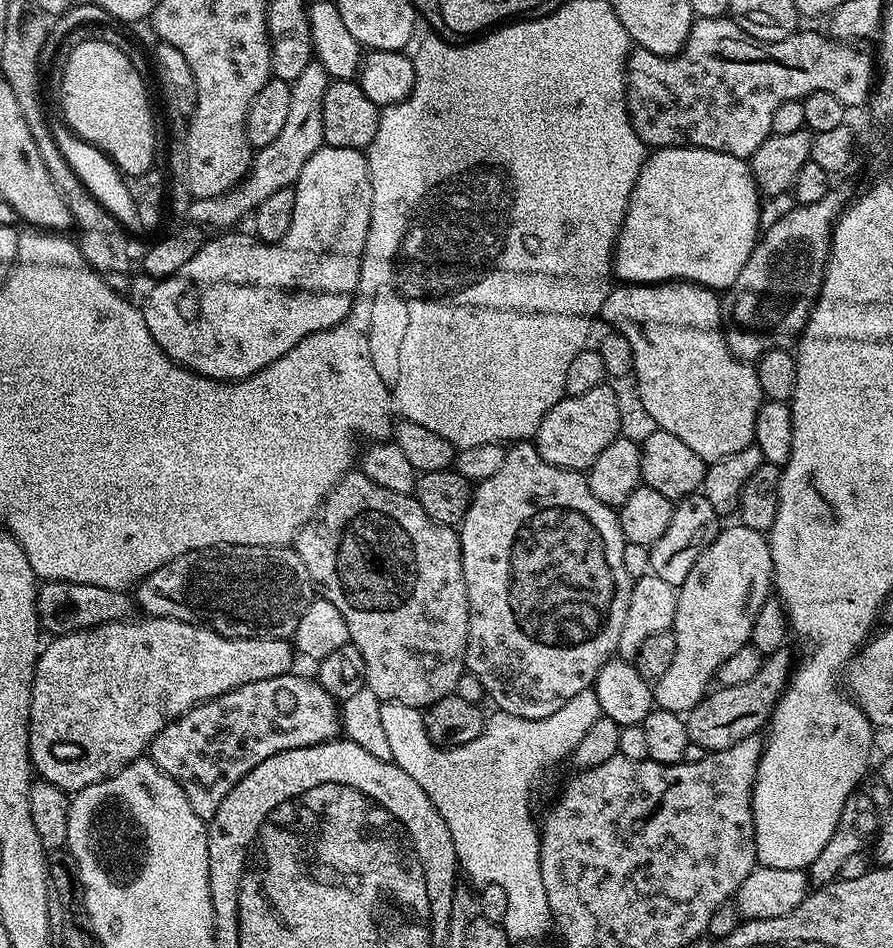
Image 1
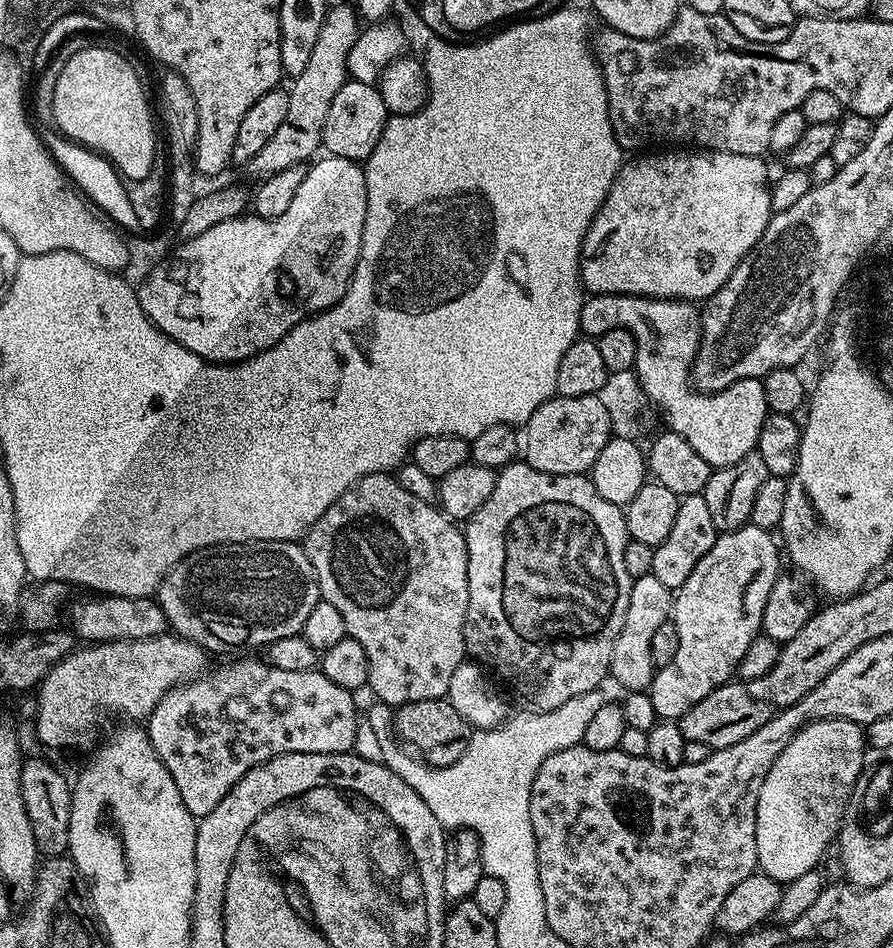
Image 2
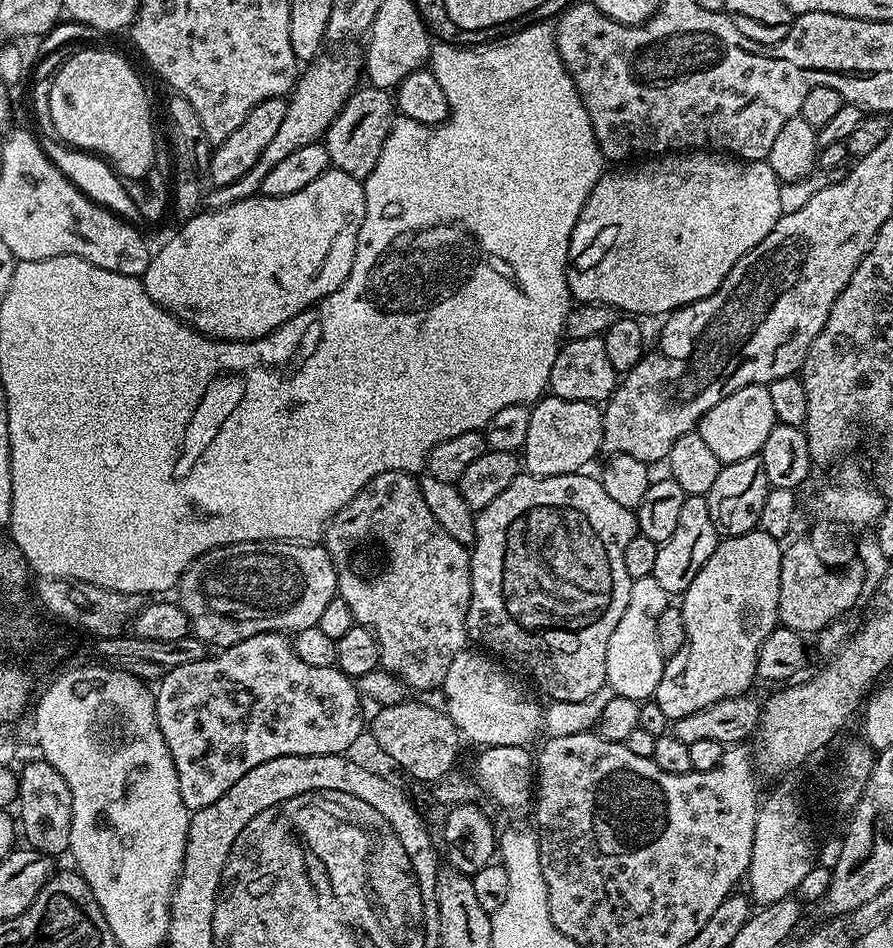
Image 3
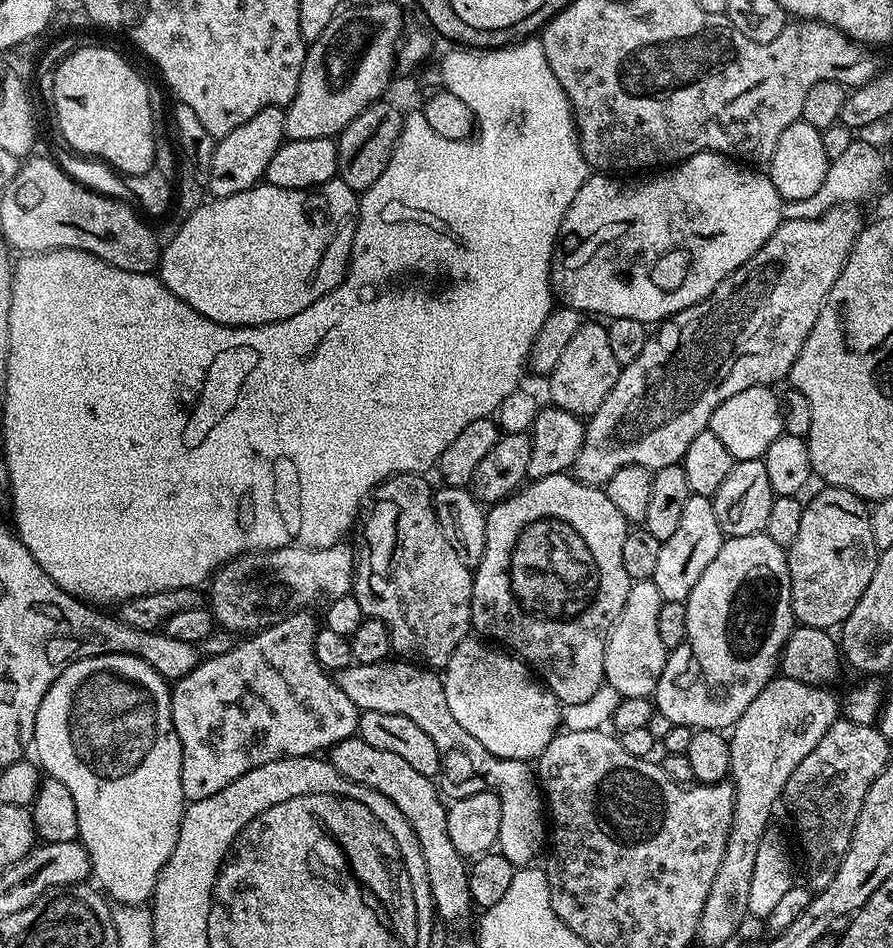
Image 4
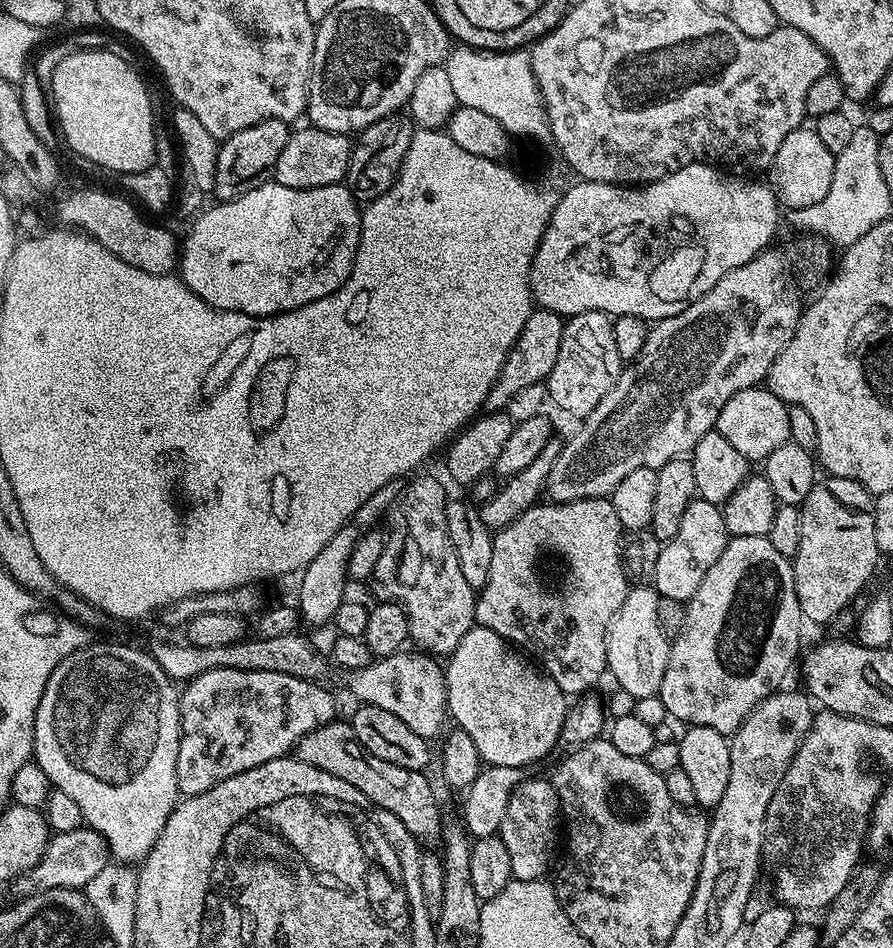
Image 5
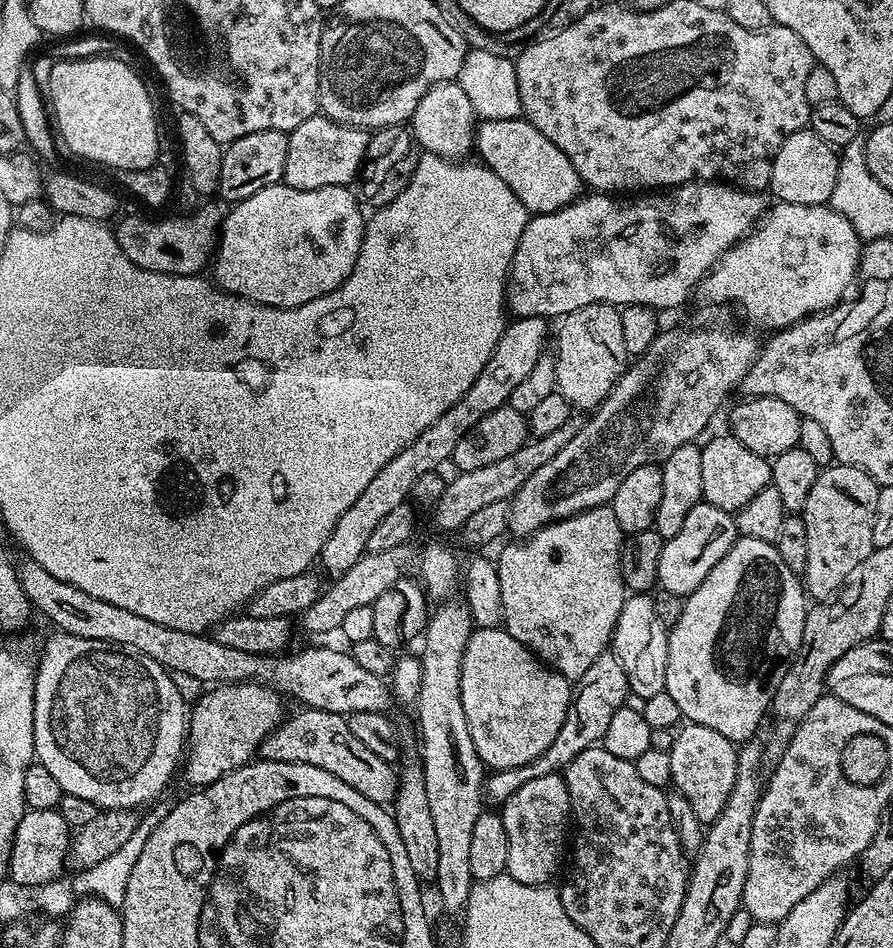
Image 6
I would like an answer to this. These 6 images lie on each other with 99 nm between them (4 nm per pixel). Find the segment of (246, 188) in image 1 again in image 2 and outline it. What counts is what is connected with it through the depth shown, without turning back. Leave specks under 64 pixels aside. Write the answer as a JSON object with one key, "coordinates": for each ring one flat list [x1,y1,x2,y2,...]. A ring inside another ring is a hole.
{"coordinates":[[333,3,329,7,307,66,302,69,302,74,291,81,292,88,287,89,286,118,282,118,282,126,278,126,274,138,270,138,270,142,266,142,266,146,262,146,262,150,258,150,258,154,254,154,246,166,246,172,256,176,257,181,278,174,278,170,286,170,286,166,311,161,321,151,324,143,322,126,326,126,326,114,330,111,330,102,334,102,334,94,338,94,338,90,342,90,342,86,350,79,347,56,354,49,355,40,361,31,361,17,351,3]]}

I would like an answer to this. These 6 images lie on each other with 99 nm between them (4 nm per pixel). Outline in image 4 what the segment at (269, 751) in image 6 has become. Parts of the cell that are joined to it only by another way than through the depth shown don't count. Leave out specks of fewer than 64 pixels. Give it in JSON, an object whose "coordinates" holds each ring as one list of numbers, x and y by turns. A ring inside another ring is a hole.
{"coordinates":[[359,735,338,742,330,750,330,759,334,770,341,772,350,782,358,782,362,787,382,794,382,798,390,798,390,802,394,802,394,806,402,810,402,818,410,822,424,855,428,889,437,917,447,925,455,926,459,920,466,919,474,912,468,881,469,865,465,857,460,856,458,850,454,850,454,842,450,842,450,834,446,830,448,809,437,781,426,774,418,774,418,770,398,758,398,754,390,754,387,750,374,750,374,746,361,740]]}

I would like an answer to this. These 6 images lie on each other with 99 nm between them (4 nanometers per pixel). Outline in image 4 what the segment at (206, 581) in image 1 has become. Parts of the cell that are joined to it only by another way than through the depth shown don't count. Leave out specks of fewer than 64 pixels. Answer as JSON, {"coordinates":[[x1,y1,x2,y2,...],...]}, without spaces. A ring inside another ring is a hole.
{"coordinates":[[341,542,328,548,270,548,246,552,235,560,221,564,206,588,206,600,213,621,221,629,248,634,267,628,305,606,312,606,308,604,315,600,333,600,349,595,352,582,356,579,357,553,353,549,351,552,346,545]]}

